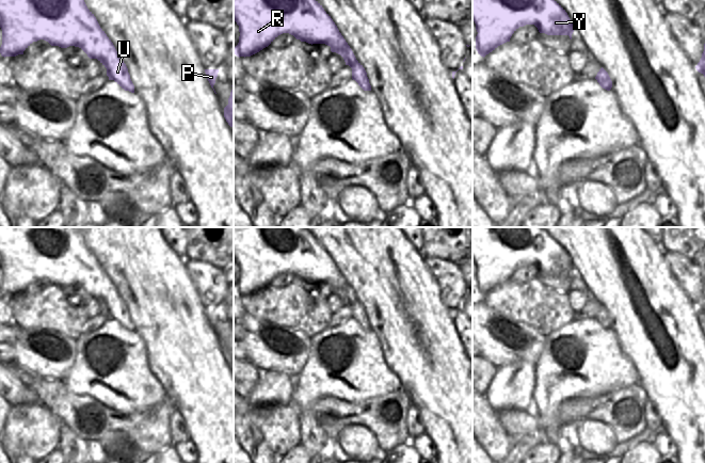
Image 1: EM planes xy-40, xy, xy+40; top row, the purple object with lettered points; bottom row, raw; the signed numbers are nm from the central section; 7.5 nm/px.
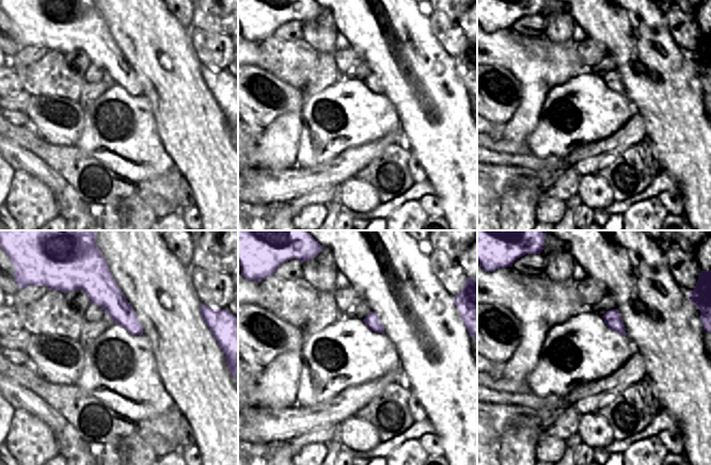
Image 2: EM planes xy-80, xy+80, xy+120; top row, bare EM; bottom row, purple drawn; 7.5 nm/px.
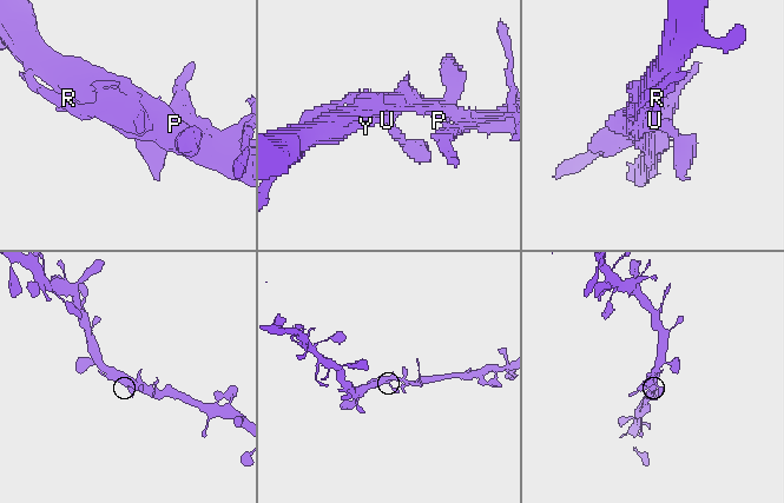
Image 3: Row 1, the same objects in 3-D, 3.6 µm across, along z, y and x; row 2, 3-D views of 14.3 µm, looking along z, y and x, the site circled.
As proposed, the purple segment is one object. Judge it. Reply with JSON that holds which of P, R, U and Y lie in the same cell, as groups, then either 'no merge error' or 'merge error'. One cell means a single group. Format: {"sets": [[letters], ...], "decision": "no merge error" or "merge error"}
{"sets": [["P", "R", "U", "Y"]], "decision": "no merge error"}

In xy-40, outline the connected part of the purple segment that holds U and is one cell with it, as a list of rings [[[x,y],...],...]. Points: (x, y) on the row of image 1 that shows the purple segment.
[[[0,0],[0,28],[0,53],[4,58],[23,54],[33,42],[39,39],[61,48],[79,47],[90,59],[97,59],[107,68],[109,80],[114,80],[125,91],[134,93],[126,64],[84,0]]]

